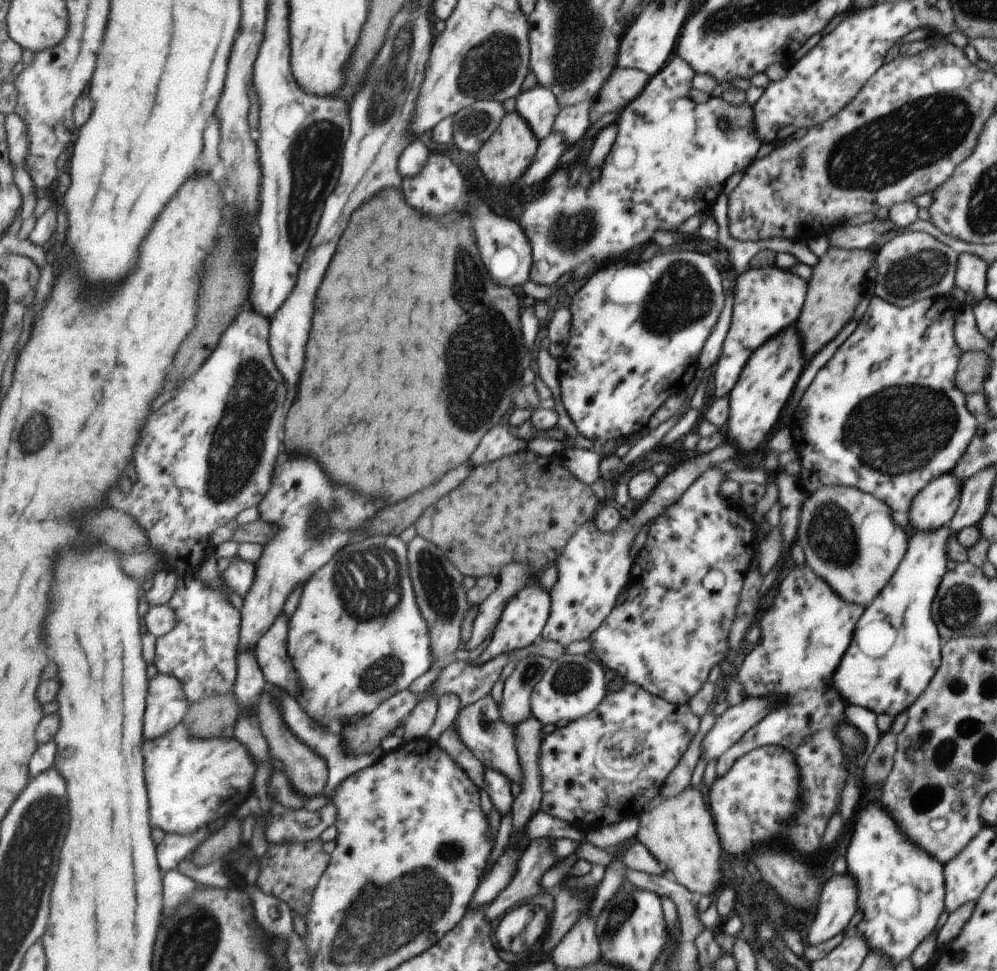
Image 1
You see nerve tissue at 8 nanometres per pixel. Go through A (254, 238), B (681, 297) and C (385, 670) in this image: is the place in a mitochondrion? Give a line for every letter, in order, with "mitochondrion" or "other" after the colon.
A: other
B: mitochondrion
C: mitochondrion

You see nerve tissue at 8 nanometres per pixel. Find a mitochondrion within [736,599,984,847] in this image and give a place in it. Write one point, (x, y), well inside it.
(937, 791)

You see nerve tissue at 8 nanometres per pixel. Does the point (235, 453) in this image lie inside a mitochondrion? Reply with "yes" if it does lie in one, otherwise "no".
yes

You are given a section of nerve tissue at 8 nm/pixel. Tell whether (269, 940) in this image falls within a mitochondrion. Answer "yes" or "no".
no

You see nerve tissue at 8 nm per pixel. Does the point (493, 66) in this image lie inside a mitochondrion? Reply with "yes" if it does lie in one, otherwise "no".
yes

